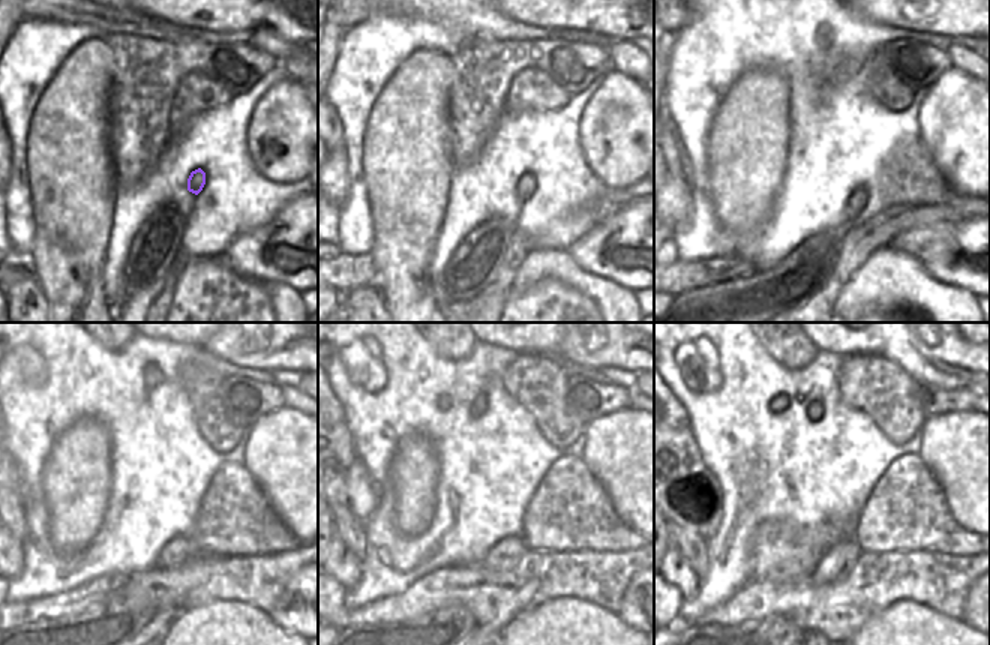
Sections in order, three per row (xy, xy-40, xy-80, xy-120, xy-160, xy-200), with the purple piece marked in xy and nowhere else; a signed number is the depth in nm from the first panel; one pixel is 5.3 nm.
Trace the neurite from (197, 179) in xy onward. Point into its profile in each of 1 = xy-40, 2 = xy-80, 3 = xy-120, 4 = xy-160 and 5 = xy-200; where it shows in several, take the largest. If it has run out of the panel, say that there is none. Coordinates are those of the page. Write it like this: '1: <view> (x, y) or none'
1: xy-40 (527, 185)
2: xy-80 (857, 198)
3: xy-120 (177, 551)
4: xy-160 (507, 552)
5: xy-200 (834, 566)

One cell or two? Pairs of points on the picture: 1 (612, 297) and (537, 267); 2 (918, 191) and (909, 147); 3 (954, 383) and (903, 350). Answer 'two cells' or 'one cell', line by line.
1: one cell
2: one cell
3: one cell

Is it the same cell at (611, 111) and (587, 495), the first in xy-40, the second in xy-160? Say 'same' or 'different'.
different

